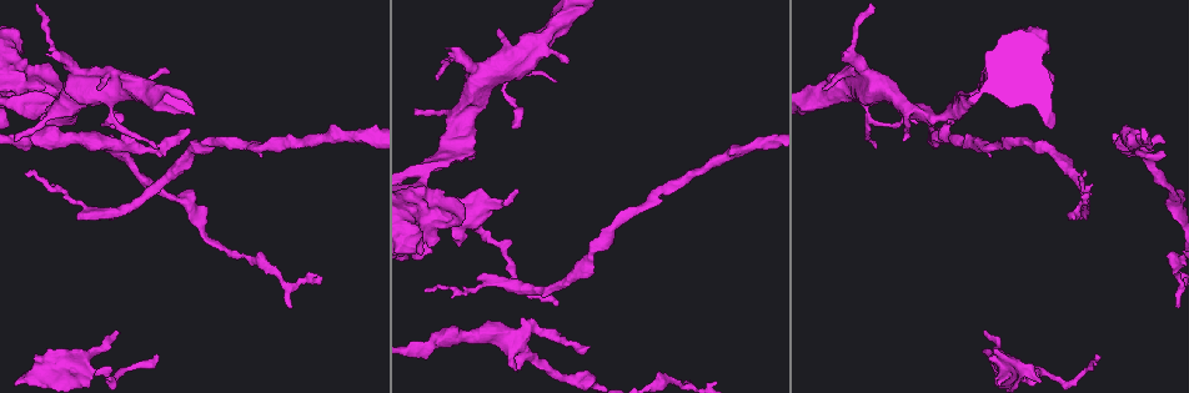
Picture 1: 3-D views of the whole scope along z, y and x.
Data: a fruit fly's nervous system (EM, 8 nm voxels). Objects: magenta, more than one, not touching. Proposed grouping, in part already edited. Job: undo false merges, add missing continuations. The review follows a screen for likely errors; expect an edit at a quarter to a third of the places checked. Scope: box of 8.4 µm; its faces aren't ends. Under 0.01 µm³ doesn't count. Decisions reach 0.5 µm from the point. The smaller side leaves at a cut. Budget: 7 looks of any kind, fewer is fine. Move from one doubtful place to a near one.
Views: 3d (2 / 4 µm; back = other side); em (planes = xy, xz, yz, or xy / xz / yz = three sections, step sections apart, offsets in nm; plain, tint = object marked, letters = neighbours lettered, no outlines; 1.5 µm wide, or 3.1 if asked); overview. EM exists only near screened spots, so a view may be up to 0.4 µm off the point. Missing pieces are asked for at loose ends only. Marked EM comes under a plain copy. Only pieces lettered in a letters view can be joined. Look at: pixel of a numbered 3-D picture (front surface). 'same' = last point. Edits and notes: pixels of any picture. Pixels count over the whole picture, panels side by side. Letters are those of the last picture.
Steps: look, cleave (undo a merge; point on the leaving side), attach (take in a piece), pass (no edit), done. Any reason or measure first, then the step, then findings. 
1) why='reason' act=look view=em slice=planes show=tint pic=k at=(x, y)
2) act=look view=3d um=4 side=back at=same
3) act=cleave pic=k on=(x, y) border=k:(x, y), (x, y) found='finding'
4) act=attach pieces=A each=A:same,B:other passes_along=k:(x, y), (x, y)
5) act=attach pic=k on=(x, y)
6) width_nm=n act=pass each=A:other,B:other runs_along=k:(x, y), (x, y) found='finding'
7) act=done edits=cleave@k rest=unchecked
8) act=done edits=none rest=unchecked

why='thin end' act=look view=em slice=xz step=4 show=letters pic=1 at=(114, 331)

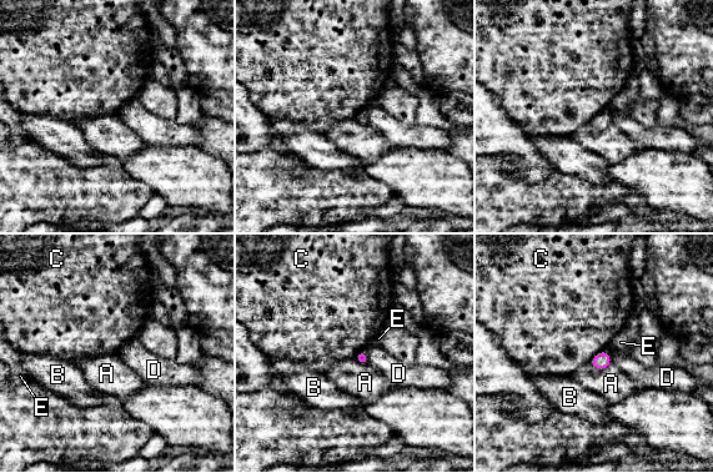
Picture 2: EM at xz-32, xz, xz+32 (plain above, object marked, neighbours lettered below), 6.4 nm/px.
why='another direction' act=look view=em slice=planes show=letters at=same

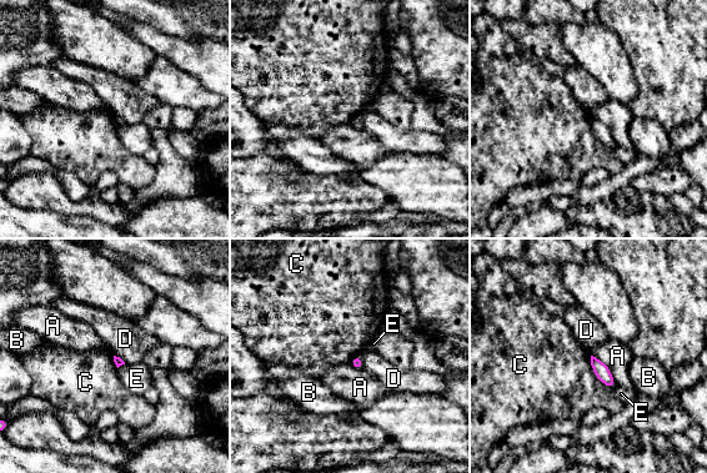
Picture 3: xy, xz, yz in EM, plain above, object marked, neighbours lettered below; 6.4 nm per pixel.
act=pass each=A:other,B:other,C:other,D:other,E:other border=3:(590, 356), (592, 372), (608, 388) found='no lettered piece goes on from it'

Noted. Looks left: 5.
why='free end' act=look view=3d um=4 pic=1 at=(187, 129)

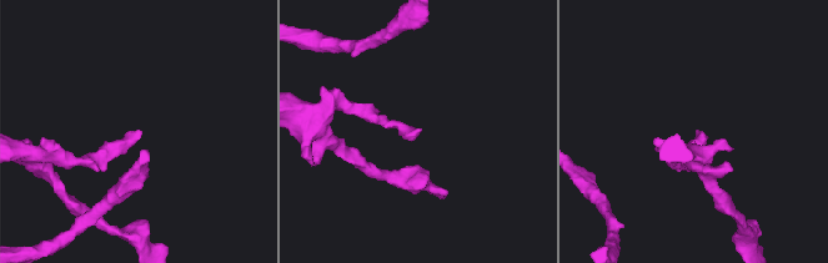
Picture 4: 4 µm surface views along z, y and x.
why='need the tissue' act=look view=em slice=planes show=letters pic=4 at=(140, 131)

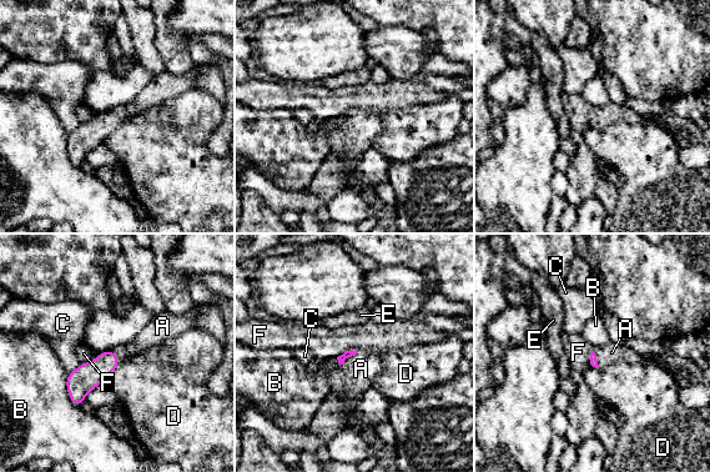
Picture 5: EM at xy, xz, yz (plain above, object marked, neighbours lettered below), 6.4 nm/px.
longest_contact=B:240nm act=attach pieces=A each=A:same,B:other,C:other,D:other,E:other,F:other passes_along=5:(341, 358), (348, 356), (361, 368) found='the neuron continues'

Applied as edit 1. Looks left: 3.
why='see it whole again' act=look view=overview

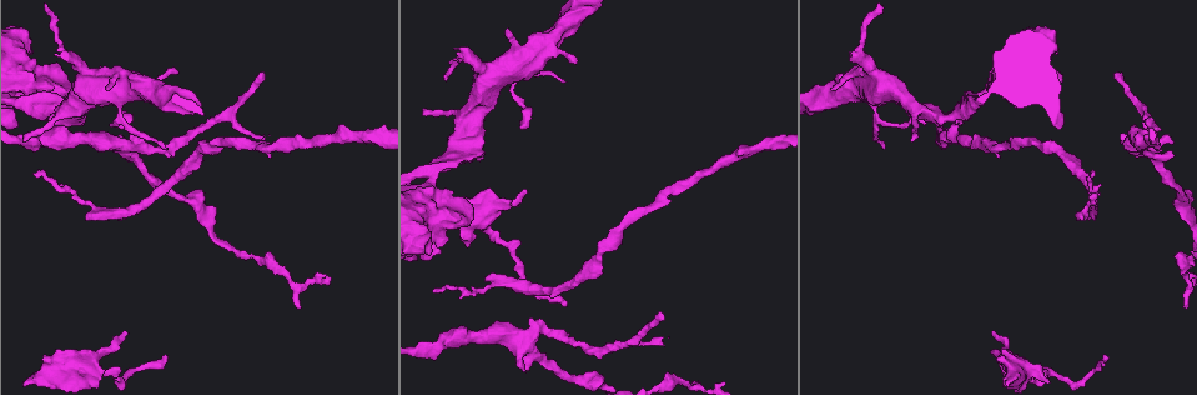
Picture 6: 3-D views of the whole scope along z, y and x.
act=look view=em slice=planes show=letters pic=6 at=(660, 312)

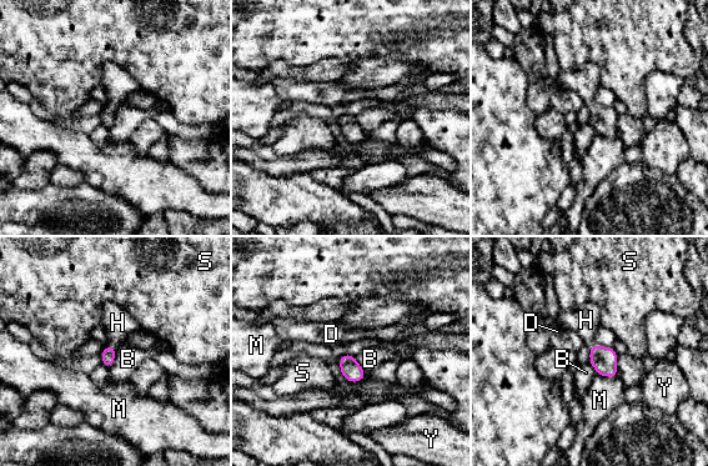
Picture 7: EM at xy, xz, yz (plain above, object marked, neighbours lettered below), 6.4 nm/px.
act=attach pieces=H each=B:other,D:other,H:same,M:other,S:other,Y:other passes_along=7:(108, 355), (111, 346), (118, 322) found='the neuron continues'

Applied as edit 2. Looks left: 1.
act=done edits=attach@5,attach@7 rest=unchecked

